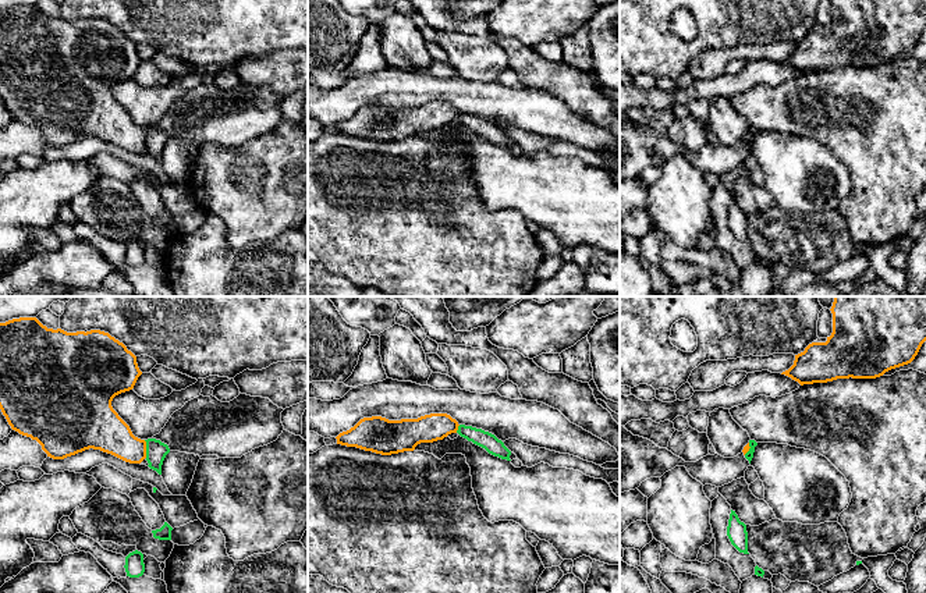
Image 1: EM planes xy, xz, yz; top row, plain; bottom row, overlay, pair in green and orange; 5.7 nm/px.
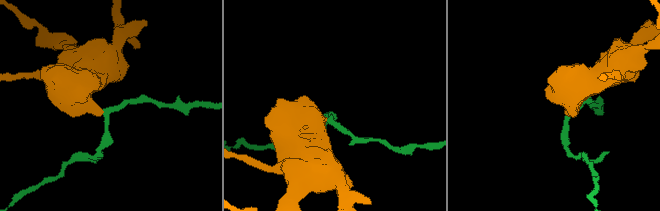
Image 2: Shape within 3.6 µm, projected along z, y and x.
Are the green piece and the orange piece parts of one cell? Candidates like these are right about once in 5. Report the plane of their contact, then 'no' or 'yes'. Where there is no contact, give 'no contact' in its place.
contact in xy; no

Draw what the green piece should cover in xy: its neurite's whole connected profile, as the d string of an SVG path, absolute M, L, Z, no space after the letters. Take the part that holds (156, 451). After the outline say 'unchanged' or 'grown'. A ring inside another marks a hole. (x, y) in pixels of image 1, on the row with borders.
M148 438L146 441L146 461L148 466L162 475L162 465L166 455L170 452L167 444L156 438Z | unchanged

